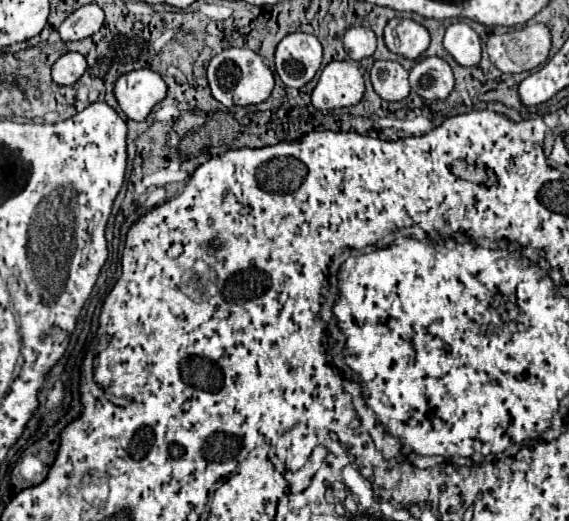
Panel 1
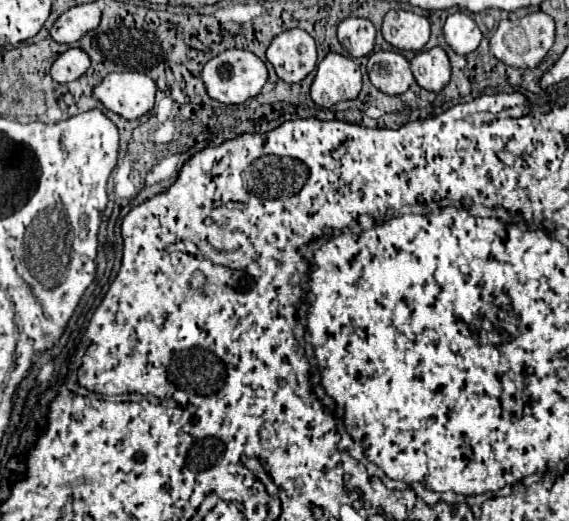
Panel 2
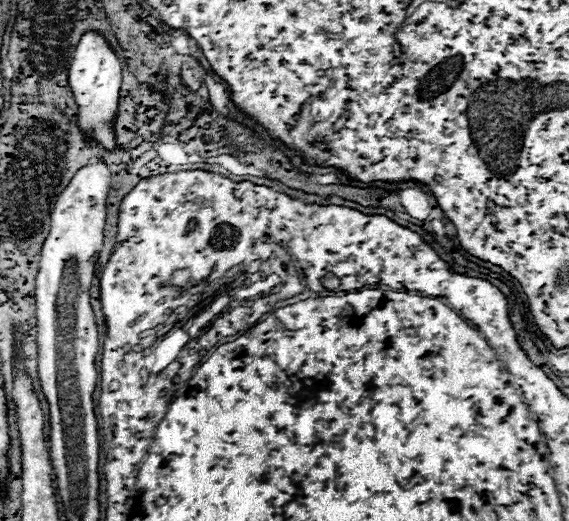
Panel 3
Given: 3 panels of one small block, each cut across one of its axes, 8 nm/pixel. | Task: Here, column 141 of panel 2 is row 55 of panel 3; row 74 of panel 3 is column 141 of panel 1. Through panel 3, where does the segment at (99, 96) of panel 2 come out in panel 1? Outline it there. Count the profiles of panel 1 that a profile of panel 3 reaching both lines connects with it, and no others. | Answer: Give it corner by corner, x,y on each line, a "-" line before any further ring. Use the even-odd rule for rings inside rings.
142,68
120,76
114,88
114,96
130,120
142,122
152,108
166,98
168,86
154,70

